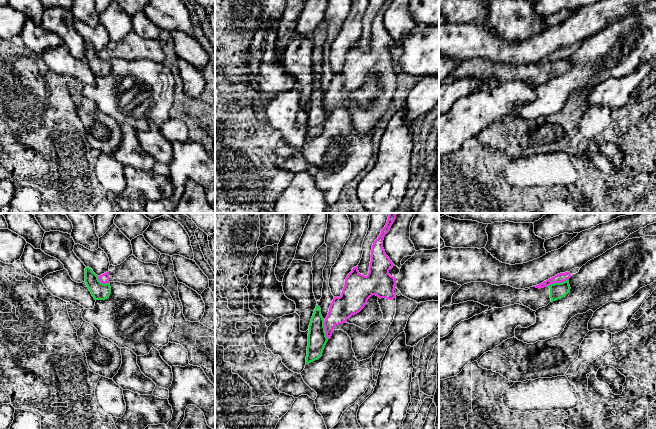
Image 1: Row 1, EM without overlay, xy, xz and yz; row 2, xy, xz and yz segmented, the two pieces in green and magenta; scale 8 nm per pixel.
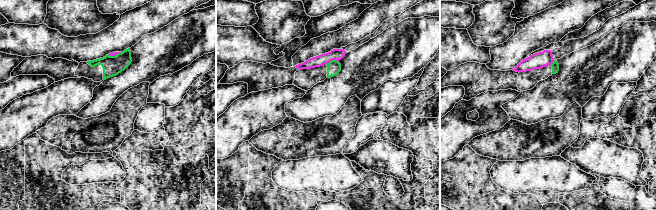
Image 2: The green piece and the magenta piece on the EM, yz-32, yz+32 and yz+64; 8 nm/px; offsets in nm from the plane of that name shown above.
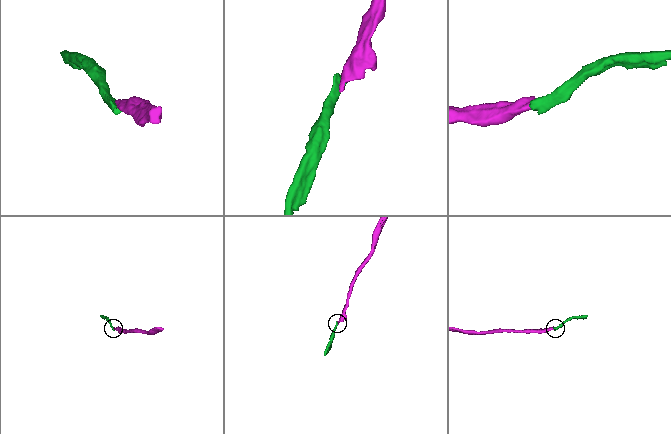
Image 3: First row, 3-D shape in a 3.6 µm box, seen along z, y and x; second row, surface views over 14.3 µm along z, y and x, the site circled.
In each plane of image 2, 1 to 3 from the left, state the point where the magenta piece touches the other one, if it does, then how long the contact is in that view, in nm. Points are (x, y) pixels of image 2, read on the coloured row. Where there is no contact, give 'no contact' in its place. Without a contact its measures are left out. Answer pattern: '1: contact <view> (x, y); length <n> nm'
1: contact yz-32 (114, 56); length 110 nm
2: contact yz+32 (332, 60); length 110 nm
3: contact yz+64 (553, 62); length 50 nm

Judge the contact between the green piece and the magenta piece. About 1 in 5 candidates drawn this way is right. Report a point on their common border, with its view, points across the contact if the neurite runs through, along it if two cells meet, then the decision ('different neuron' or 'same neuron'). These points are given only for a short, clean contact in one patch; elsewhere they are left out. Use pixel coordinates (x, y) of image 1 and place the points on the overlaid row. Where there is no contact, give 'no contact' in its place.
contact yz (558, 283); border yz (568, 278), (561, 282), (551, 283), (548, 286); different neuron

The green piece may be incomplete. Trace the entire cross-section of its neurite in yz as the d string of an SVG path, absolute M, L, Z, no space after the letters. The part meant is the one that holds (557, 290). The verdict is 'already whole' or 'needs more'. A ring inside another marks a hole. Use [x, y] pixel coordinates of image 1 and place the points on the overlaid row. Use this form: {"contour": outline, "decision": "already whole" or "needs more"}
{"contour": "M569 279L554 283L544 288L530 287L516 289L509 285L492 285L487 282L471 282L462 285L452 296L452 303L467 301L488 306L488 310L520 304L536 311L550 302L563 298L570 292Z", "decision": "needs more"}

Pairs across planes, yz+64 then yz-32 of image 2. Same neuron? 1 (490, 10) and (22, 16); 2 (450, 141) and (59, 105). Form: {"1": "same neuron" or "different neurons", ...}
{"1": "different neurons", "2": "same neuron"}

